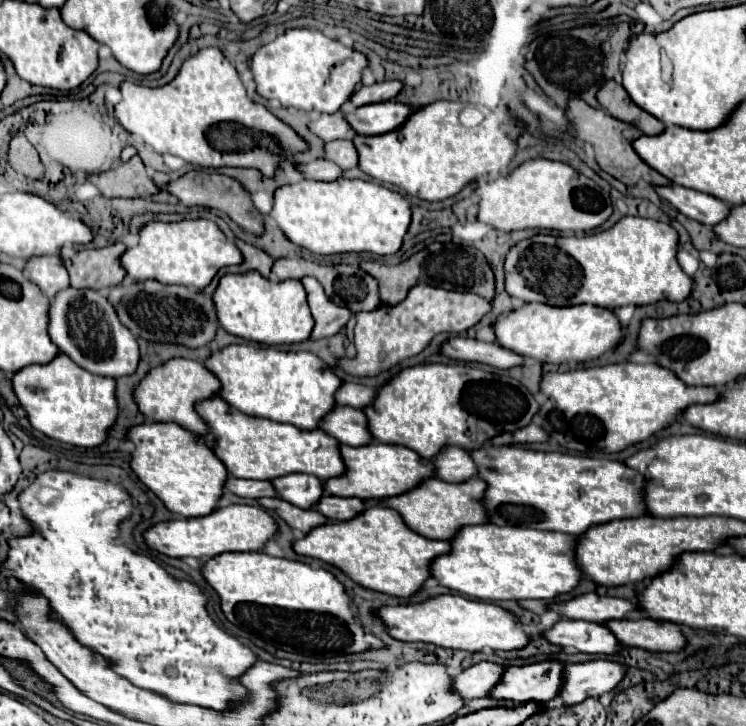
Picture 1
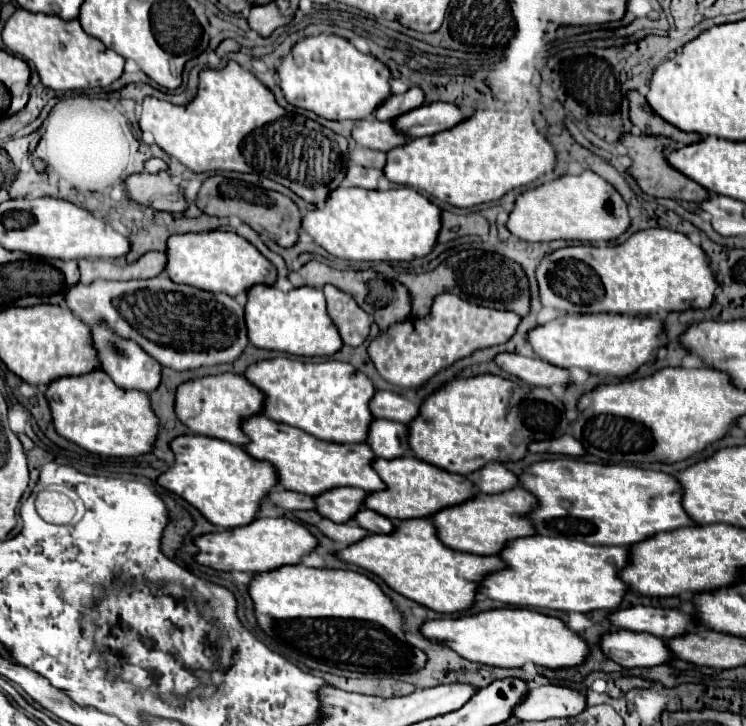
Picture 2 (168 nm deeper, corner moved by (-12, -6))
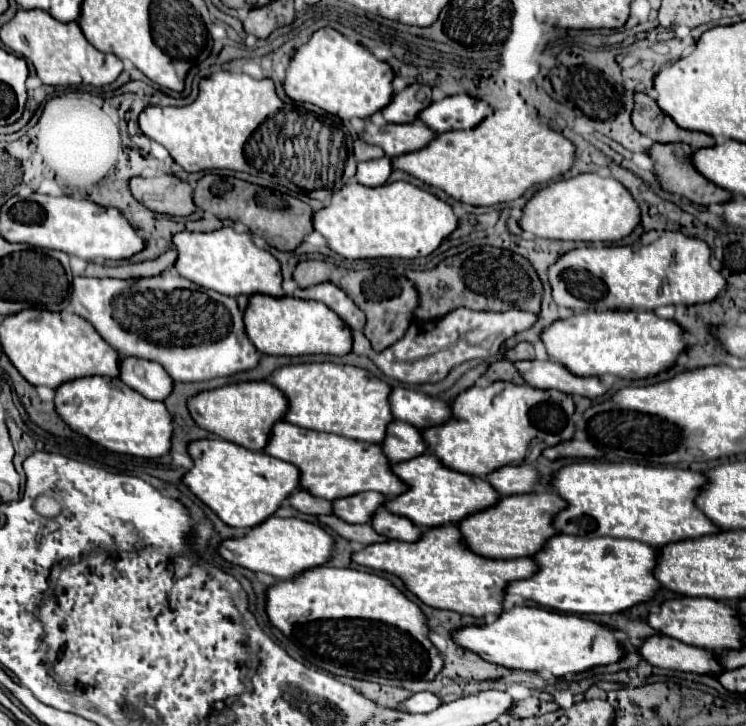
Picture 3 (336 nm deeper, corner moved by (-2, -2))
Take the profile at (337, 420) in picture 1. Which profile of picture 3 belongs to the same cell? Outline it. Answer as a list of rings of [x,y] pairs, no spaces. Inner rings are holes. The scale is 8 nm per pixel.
[[[394,420],[386,428],[386,442],[382,444],[382,452],[390,462],[396,464],[396,462],[404,462],[424,454],[426,446],[422,442],[418,428],[406,422]]]

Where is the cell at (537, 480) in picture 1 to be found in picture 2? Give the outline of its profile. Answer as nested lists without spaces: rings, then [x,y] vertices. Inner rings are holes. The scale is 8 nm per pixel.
[[[558,458],[546,460],[530,466],[522,476],[520,482],[528,492],[538,498],[538,506],[532,510],[530,518],[538,534],[548,536],[564,536],[588,544],[624,544],[632,546],[642,542],[644,538],[652,538],[660,532],[670,532],[684,526],[694,526],[694,520],[682,508],[684,488],[682,484],[666,472],[642,470],[636,466],[612,466],[612,464],[590,464],[572,458]]]

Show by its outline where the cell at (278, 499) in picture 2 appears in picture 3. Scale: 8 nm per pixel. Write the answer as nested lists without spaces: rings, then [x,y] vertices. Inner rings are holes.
[[[294,490],[288,498],[290,506],[294,506],[296,510],[304,512],[304,514],[330,514],[332,504],[324,498],[316,498],[312,494],[308,494],[306,490]]]

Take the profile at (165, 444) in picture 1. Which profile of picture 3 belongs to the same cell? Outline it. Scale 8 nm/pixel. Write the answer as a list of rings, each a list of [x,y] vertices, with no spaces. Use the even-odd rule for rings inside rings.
[[[202,438],[198,442],[190,442],[188,454],[194,466],[182,476],[182,482],[228,526],[252,528],[258,522],[264,522],[276,512],[280,502],[298,488],[300,472],[296,466],[264,452],[246,450],[222,438]]]

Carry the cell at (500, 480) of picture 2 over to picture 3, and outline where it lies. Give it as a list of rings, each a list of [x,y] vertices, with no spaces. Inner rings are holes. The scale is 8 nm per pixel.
[[[528,464],[508,466],[508,468],[504,466],[504,468],[498,468],[498,470],[490,472],[488,482],[500,496],[526,494],[538,482],[538,472]]]

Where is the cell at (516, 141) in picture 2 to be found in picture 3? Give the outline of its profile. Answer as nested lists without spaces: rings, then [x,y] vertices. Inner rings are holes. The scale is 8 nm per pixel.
[[[496,110],[476,128],[442,132],[422,150],[392,158],[392,168],[402,170],[432,188],[444,190],[464,204],[494,206],[498,202],[516,200],[534,184],[546,187],[554,176],[572,166],[574,144],[570,140],[564,138],[564,146],[548,146],[552,142],[560,144],[560,136],[562,134],[522,112]],[[540,182],[545,182],[545,186]]]

